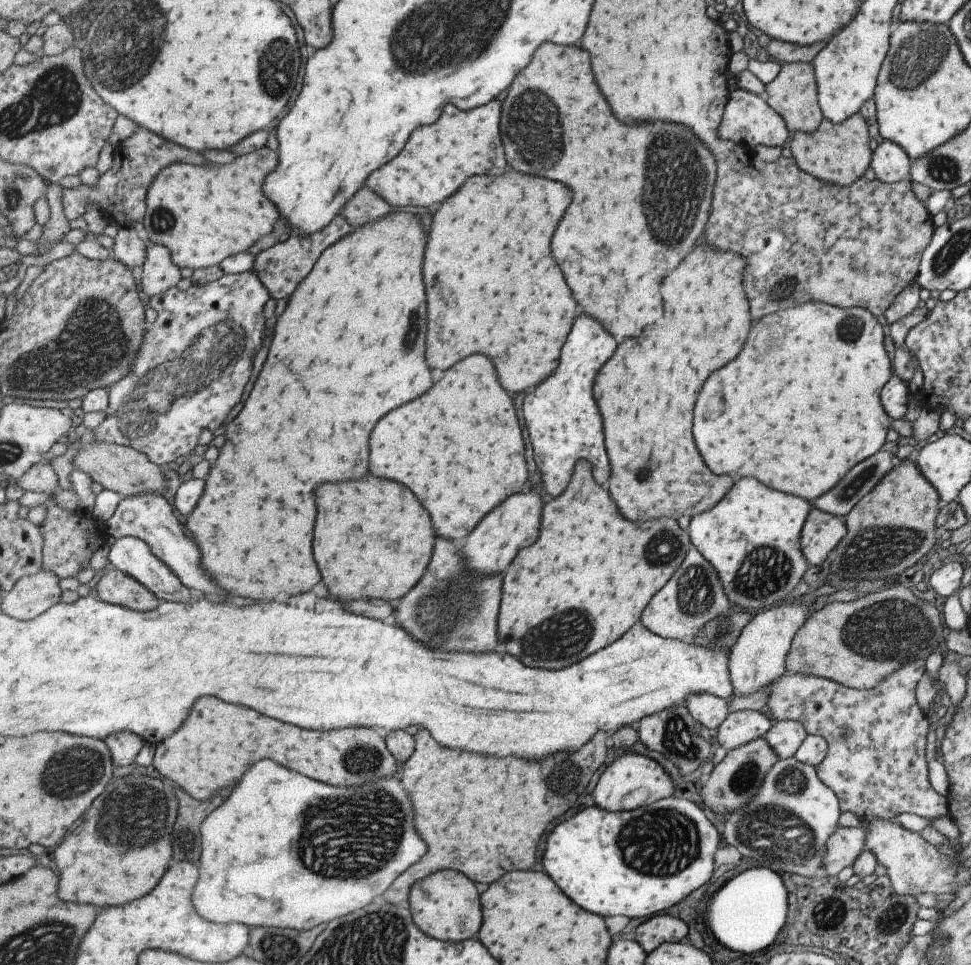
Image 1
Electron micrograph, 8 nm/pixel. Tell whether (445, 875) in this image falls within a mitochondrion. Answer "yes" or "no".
no

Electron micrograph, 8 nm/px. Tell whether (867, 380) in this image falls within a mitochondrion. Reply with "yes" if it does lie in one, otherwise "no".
no

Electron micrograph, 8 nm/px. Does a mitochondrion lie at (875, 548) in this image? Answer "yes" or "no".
yes

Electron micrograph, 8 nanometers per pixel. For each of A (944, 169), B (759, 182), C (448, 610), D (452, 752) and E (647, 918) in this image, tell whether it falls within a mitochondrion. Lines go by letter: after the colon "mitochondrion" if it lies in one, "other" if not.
A: mitochondrion
B: other
C: mitochondrion
D: other
E: other

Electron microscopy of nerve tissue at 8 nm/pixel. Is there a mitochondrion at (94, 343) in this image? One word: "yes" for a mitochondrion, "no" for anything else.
yes

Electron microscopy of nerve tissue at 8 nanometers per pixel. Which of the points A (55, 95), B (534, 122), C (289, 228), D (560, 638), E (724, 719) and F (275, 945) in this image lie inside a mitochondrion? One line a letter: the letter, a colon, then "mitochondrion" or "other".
A: mitochondrion
B: mitochondrion
C: other
D: mitochondrion
E: other
F: mitochondrion

